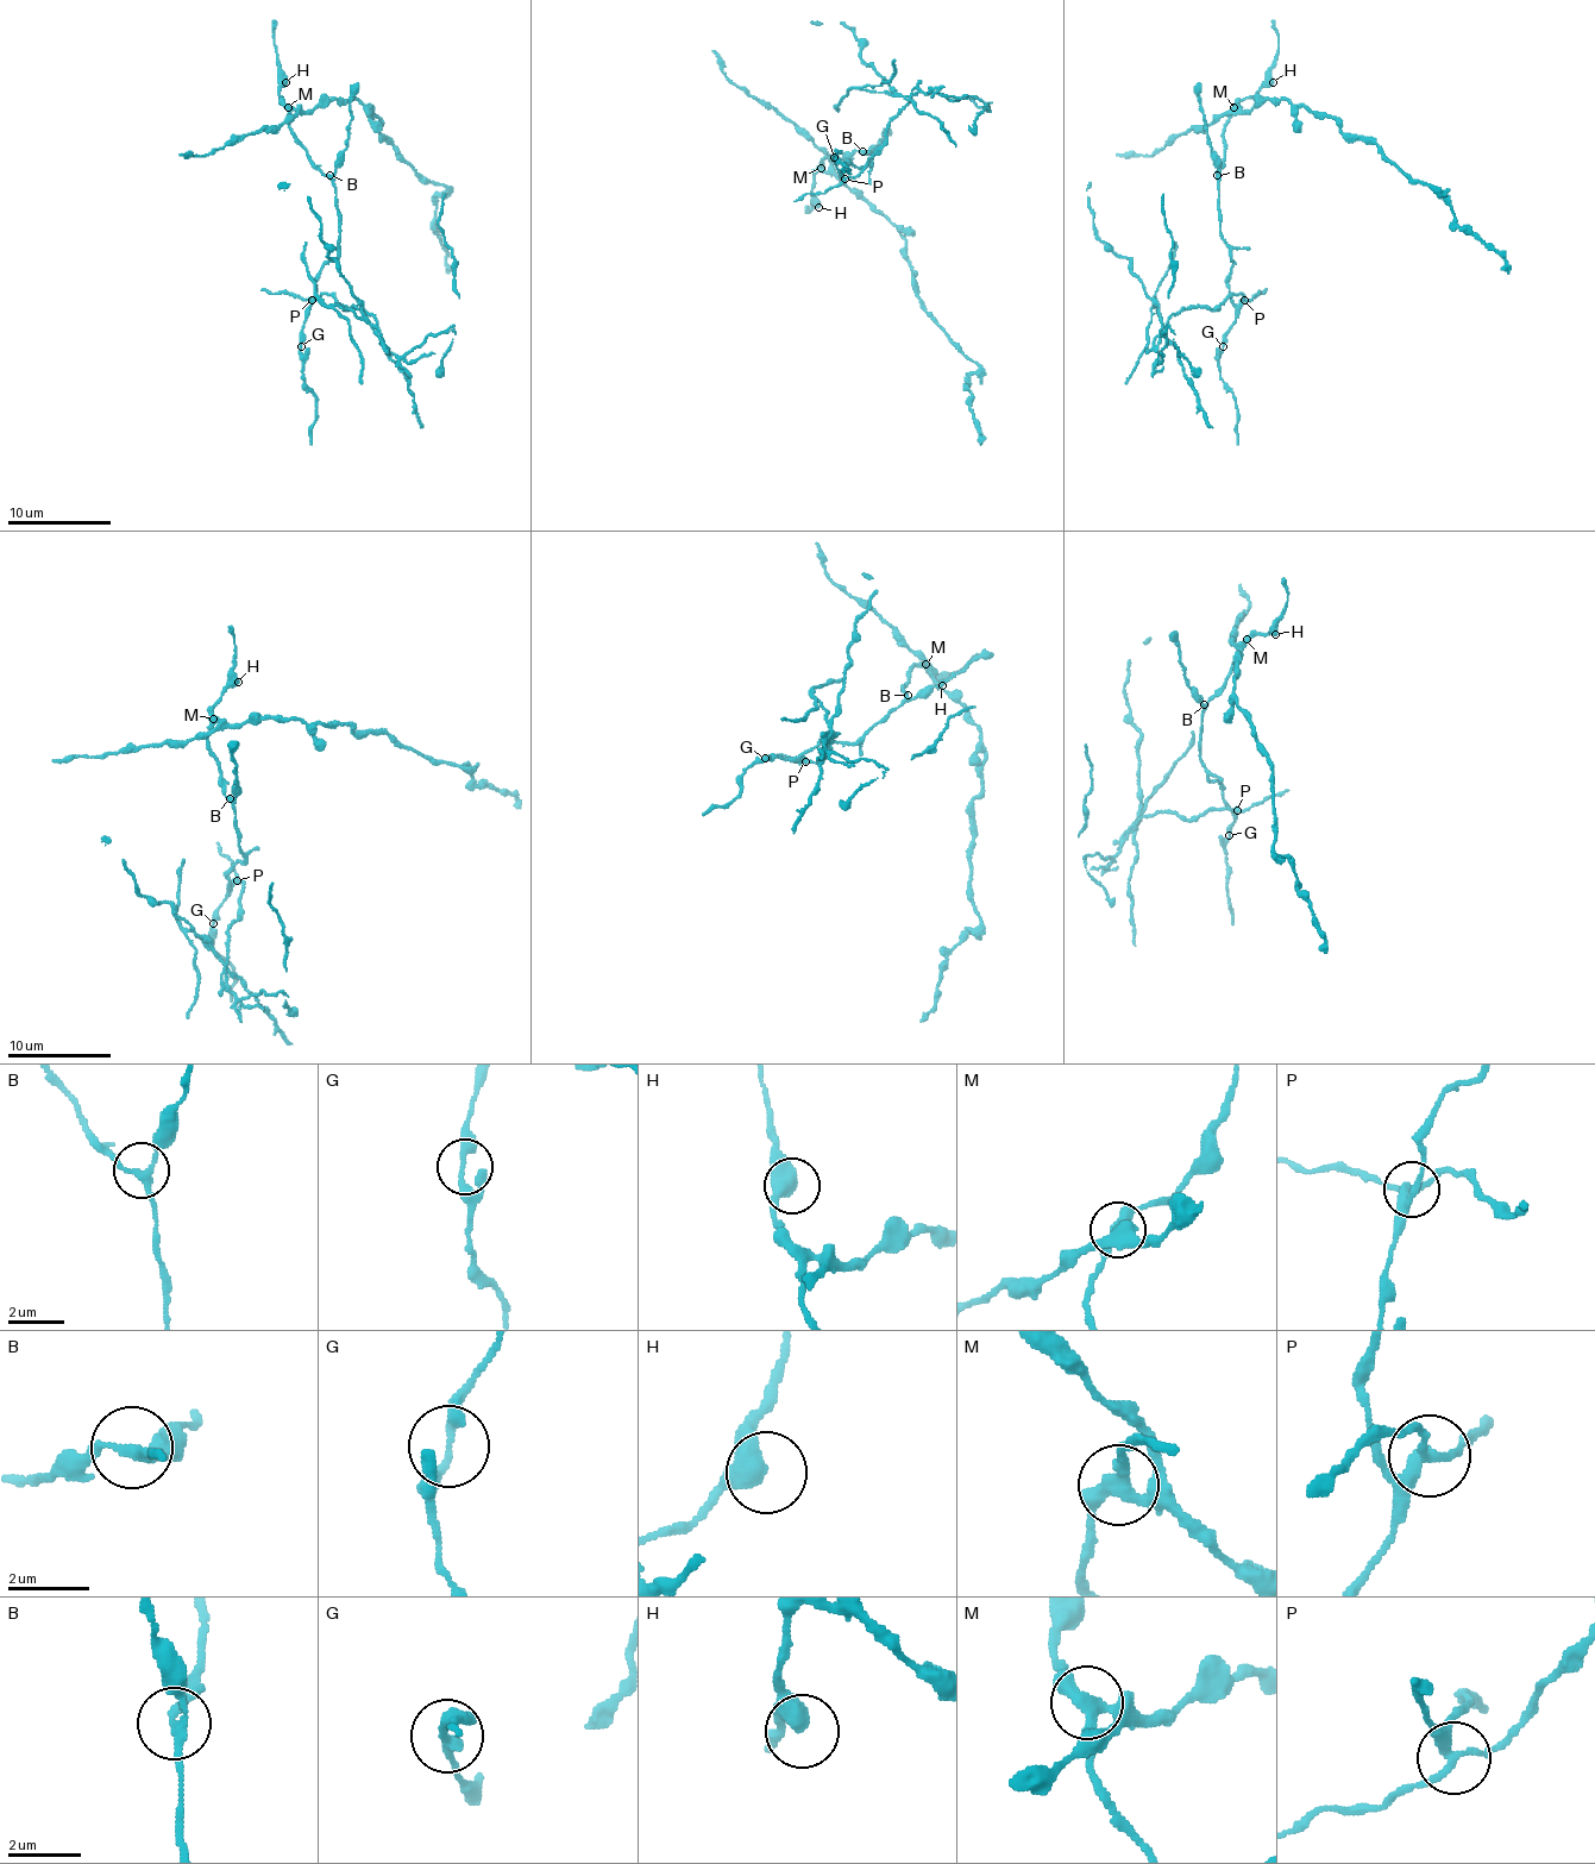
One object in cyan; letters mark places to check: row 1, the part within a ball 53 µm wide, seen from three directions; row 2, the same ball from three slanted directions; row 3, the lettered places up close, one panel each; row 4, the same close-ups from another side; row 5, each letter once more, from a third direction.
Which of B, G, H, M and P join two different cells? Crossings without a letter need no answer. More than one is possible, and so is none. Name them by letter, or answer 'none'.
M, P

